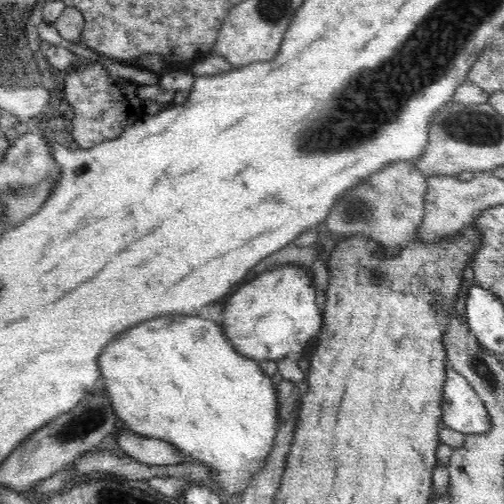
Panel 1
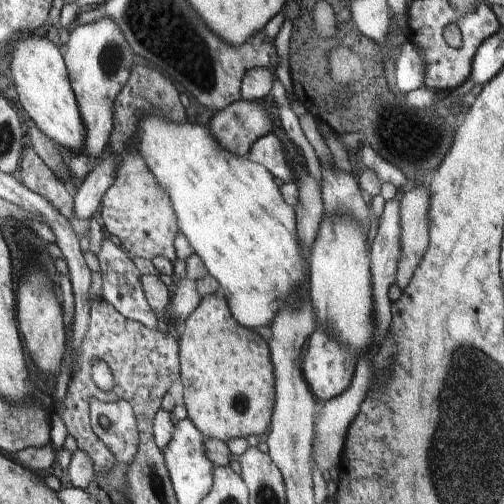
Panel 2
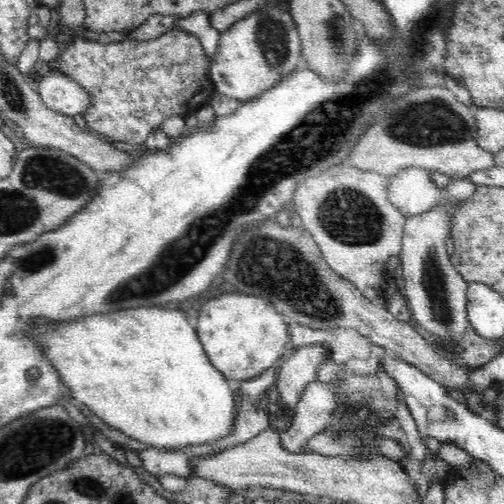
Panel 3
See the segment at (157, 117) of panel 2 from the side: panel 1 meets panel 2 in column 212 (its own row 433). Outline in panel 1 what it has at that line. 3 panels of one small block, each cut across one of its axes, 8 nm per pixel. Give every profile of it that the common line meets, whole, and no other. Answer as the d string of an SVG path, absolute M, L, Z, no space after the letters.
M176 314L132 326L132 330L118 334L102 350L98 368L104 390L110 396L110 406L114 406L114 414L130 432L170 442L182 454L206 464L226 494L236 496L244 492L256 472L264 468L264 460L276 440L276 430L282 426L278 424L278 390L272 378L264 374L260 362L236 354L216 318L204 320L200 316Z

